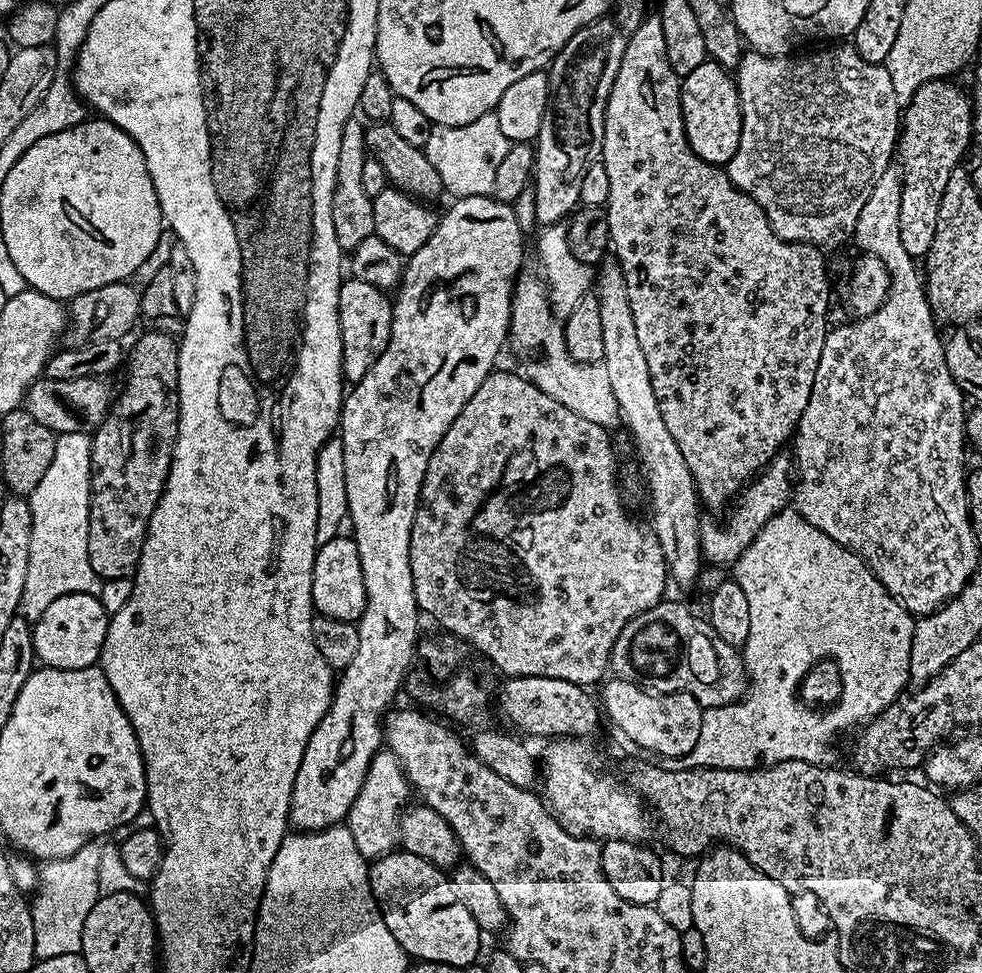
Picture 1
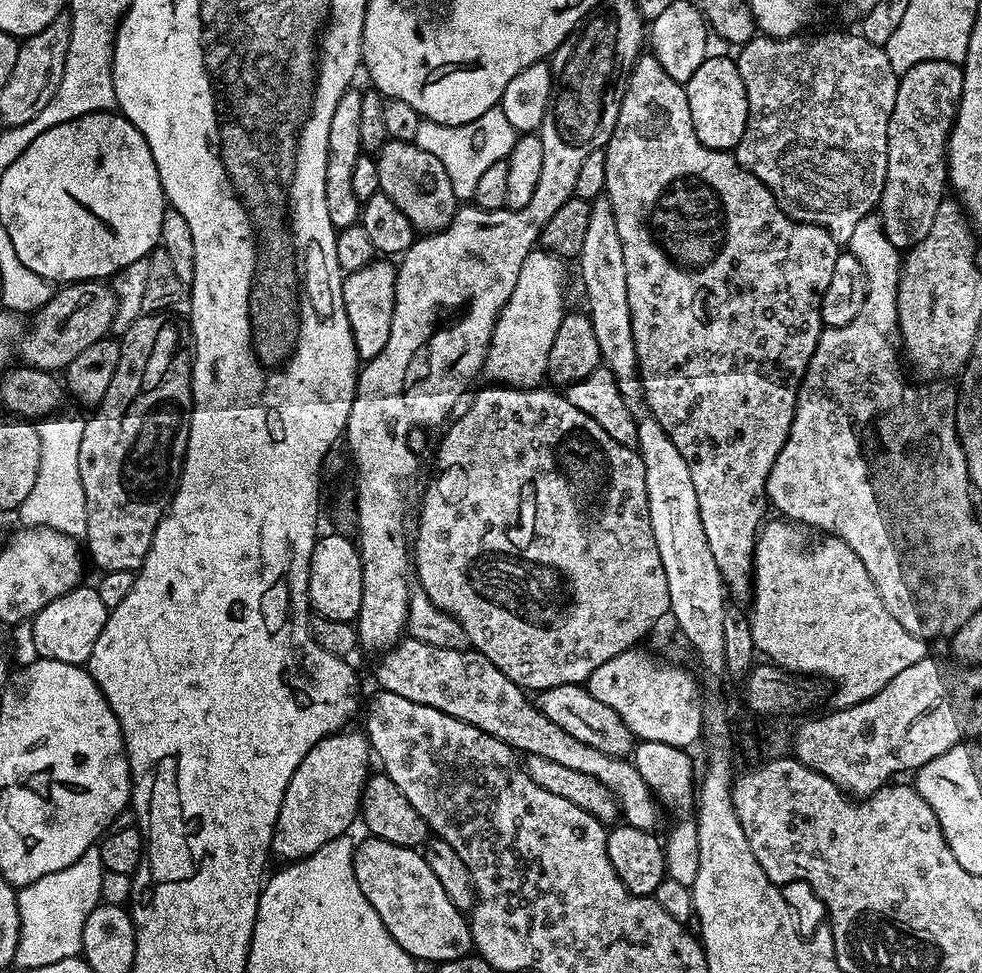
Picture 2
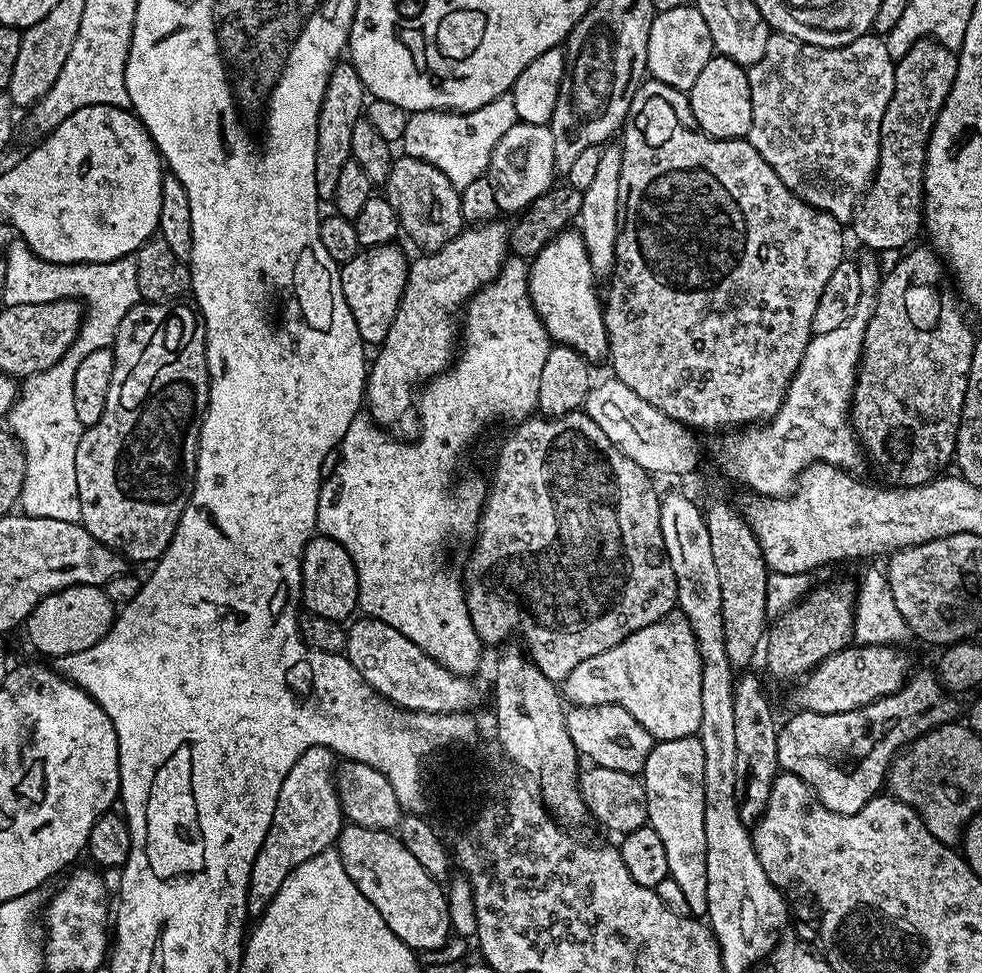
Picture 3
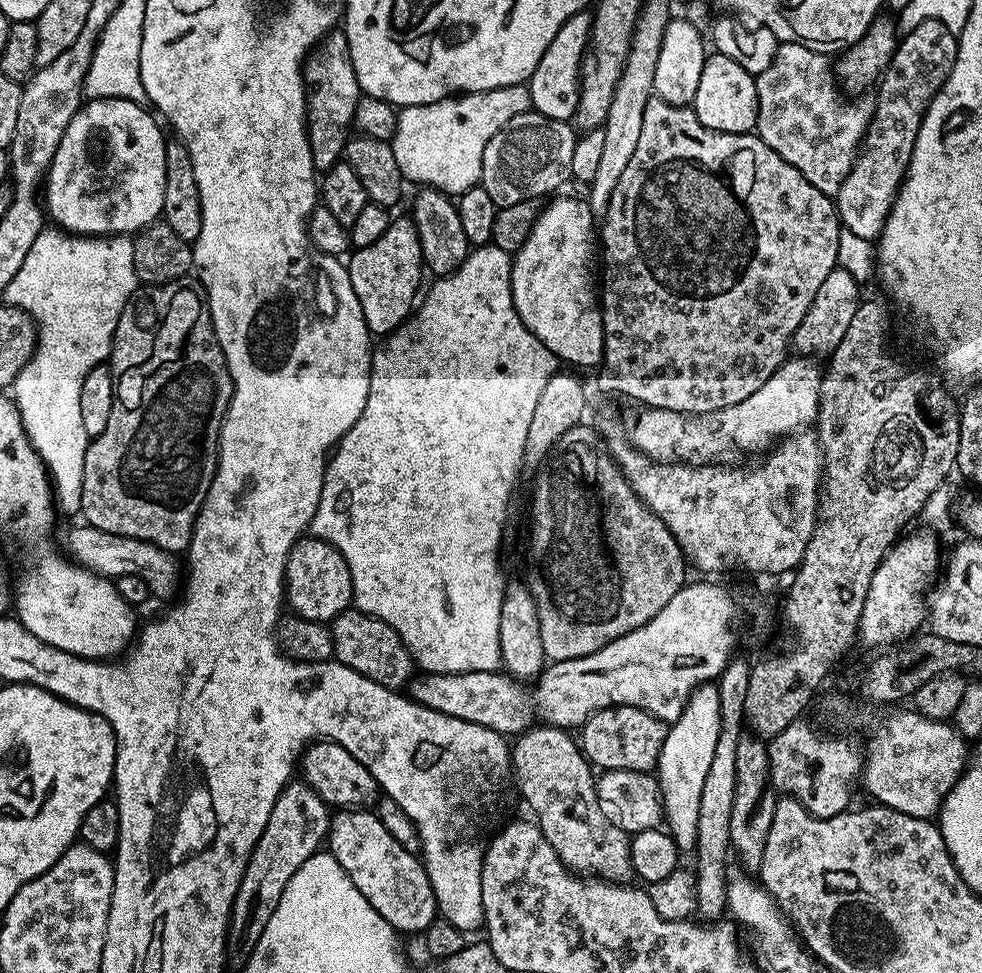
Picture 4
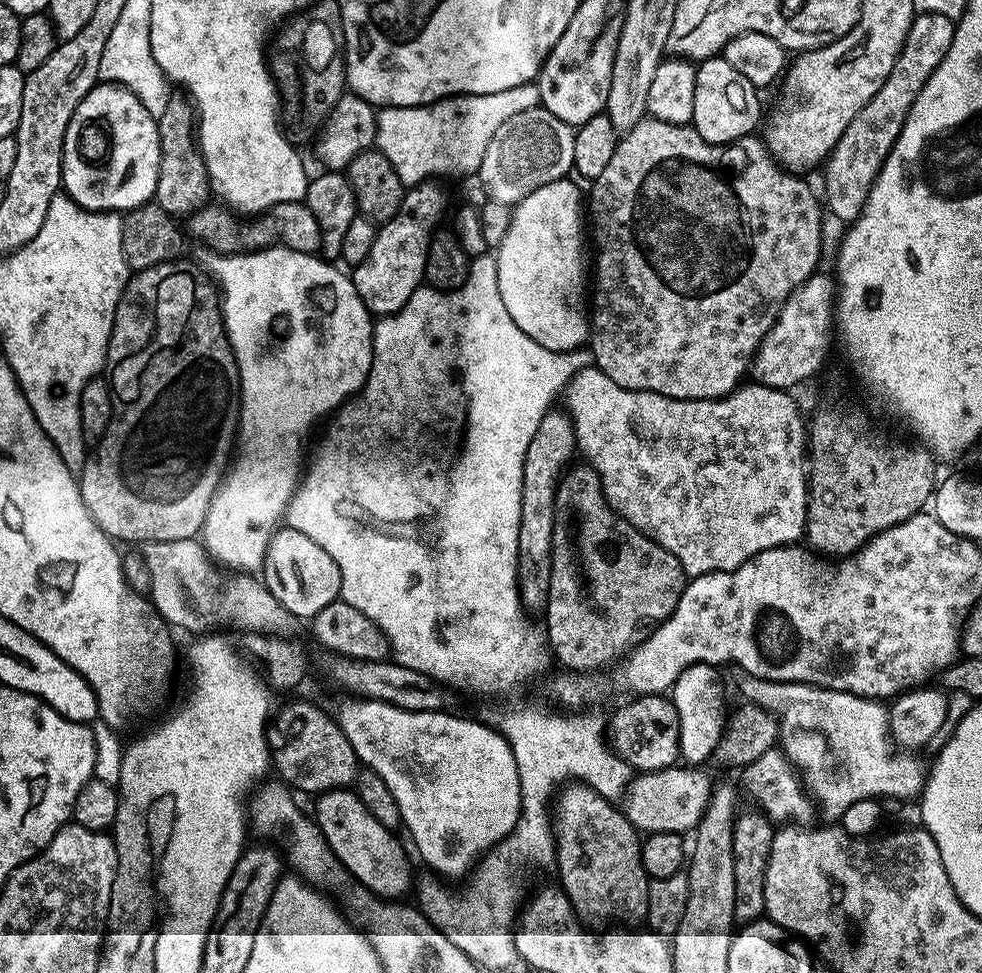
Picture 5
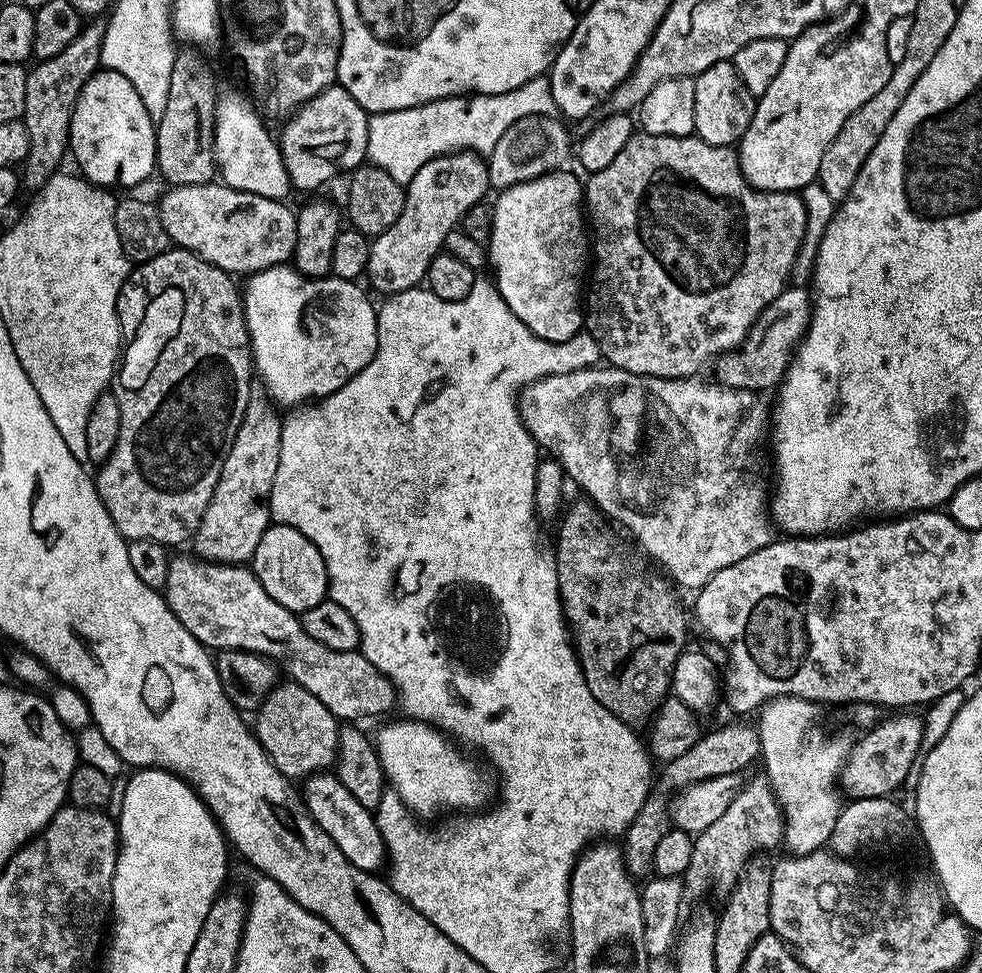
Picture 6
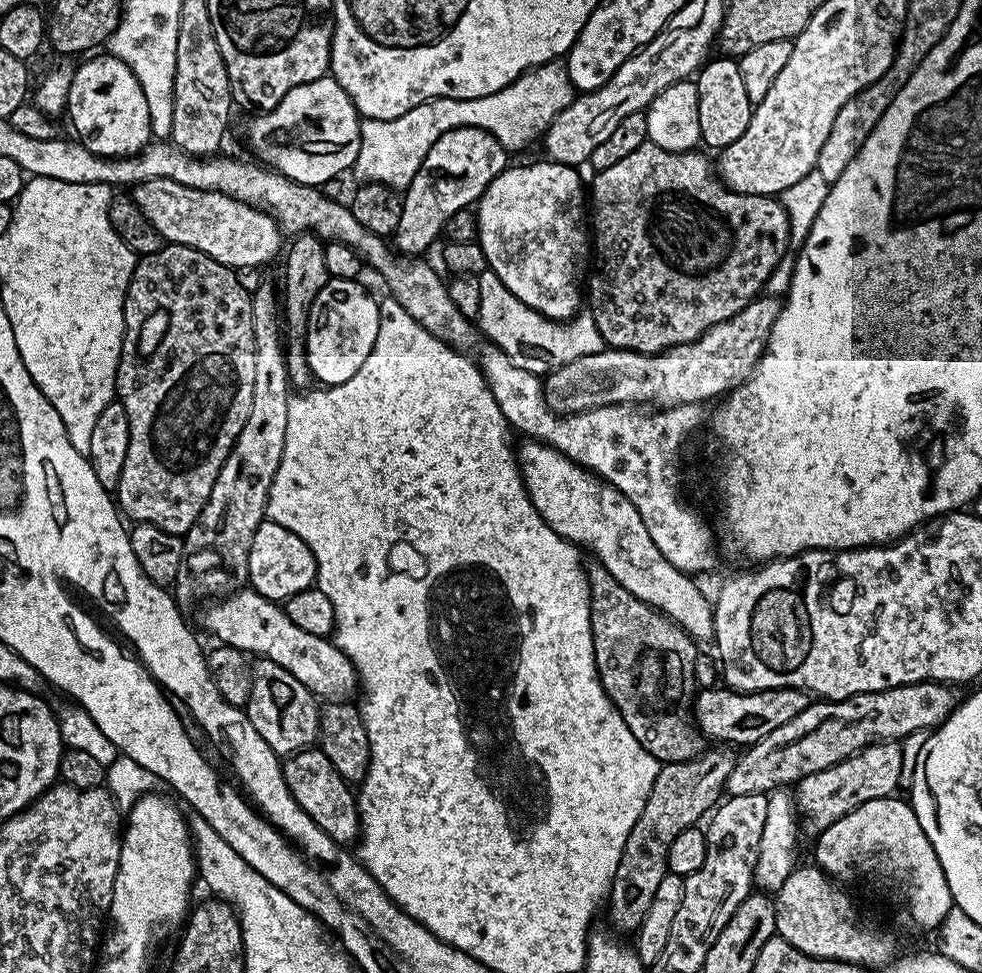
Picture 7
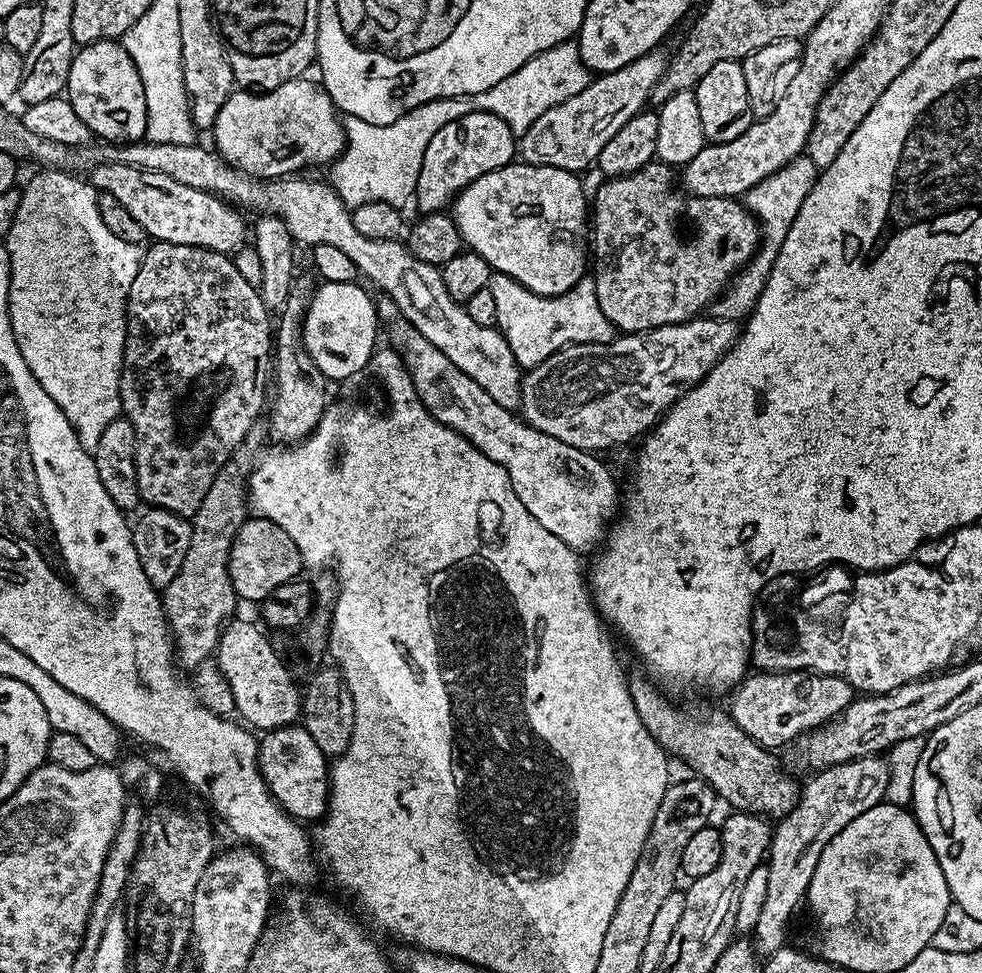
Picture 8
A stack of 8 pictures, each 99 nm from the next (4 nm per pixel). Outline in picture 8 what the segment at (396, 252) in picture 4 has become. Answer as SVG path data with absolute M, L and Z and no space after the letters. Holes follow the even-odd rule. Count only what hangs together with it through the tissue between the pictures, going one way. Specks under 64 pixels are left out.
M471 112L462 114L462 118L454 122L446 122L446 126L430 138L430 146L426 146L426 158L422 158L414 204L424 214L447 209L456 195L470 186L470 182L482 178L482 174L490 174L513 163L517 152L517 133L510 130L503 116L493 112Z

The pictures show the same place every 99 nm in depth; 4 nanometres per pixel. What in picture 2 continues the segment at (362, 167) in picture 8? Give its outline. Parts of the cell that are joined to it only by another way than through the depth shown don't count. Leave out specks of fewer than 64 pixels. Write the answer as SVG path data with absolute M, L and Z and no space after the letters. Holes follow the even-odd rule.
M500 107L486 110L482 118L474 118L474 122L466 122L462 126L446 126L433 120L421 119L418 126L415 144L426 154L434 154L442 166L446 166L446 174L450 174L450 186L454 186L454 194L458 198L470 198L474 194L474 186L478 186L478 178L492 165L494 153L492 153L492 136L517 135L514 126L506 114L502 114Z

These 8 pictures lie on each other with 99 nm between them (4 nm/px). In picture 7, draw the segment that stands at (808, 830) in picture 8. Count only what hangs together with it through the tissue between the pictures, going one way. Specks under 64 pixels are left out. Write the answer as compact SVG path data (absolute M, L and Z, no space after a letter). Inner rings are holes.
M886 740L883 744L871 744L850 758L822 770L818 774L810 774L799 781L794 800L798 805L799 815L815 830L829 828L834 822L850 810L862 806L866 802L874 802L883 796L893 795L899 789L899 774L902 771L903 750L895 740Z

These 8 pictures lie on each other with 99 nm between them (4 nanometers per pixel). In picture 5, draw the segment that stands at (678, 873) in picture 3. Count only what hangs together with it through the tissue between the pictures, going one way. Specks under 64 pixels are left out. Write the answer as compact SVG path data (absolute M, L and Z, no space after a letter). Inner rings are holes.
M696 663L678 676L670 690L670 699L678 710L681 759L692 766L700 766L710 760L724 734L728 710L724 708L726 688L719 672L717 665Z

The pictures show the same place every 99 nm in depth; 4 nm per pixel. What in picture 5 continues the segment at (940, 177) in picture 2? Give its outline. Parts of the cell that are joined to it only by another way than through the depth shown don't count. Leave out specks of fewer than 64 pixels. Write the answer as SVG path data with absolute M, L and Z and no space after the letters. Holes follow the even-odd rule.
M922 12L913 18L900 57L894 62L894 70L890 70L890 78L886 78L886 82L882 82L882 90L878 90L878 94L874 94L874 98L870 98L870 102L854 114L854 122L846 126L842 138L838 138L823 165L822 200L828 212L838 214L838 218L846 222L856 220L863 214L872 183L876 181L876 175L910 114L910 106L914 106L918 94L922 94L922 86L926 86L930 74L938 70L938 62L946 58L950 42L954 42L955 29L956 21L946 18L946 14Z

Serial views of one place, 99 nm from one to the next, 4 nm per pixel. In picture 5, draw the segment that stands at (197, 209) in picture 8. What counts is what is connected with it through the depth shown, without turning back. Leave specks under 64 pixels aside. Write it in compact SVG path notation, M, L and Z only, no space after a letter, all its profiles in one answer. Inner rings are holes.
M295 200L269 208L259 217L257 224L235 224L233 213L224 206L205 206L193 212L187 221L187 231L208 243L209 249L221 254L236 254L241 250L259 250L279 242L283 247L299 252L319 253L322 242L322 229L318 226L318 218L310 214L307 204Z

